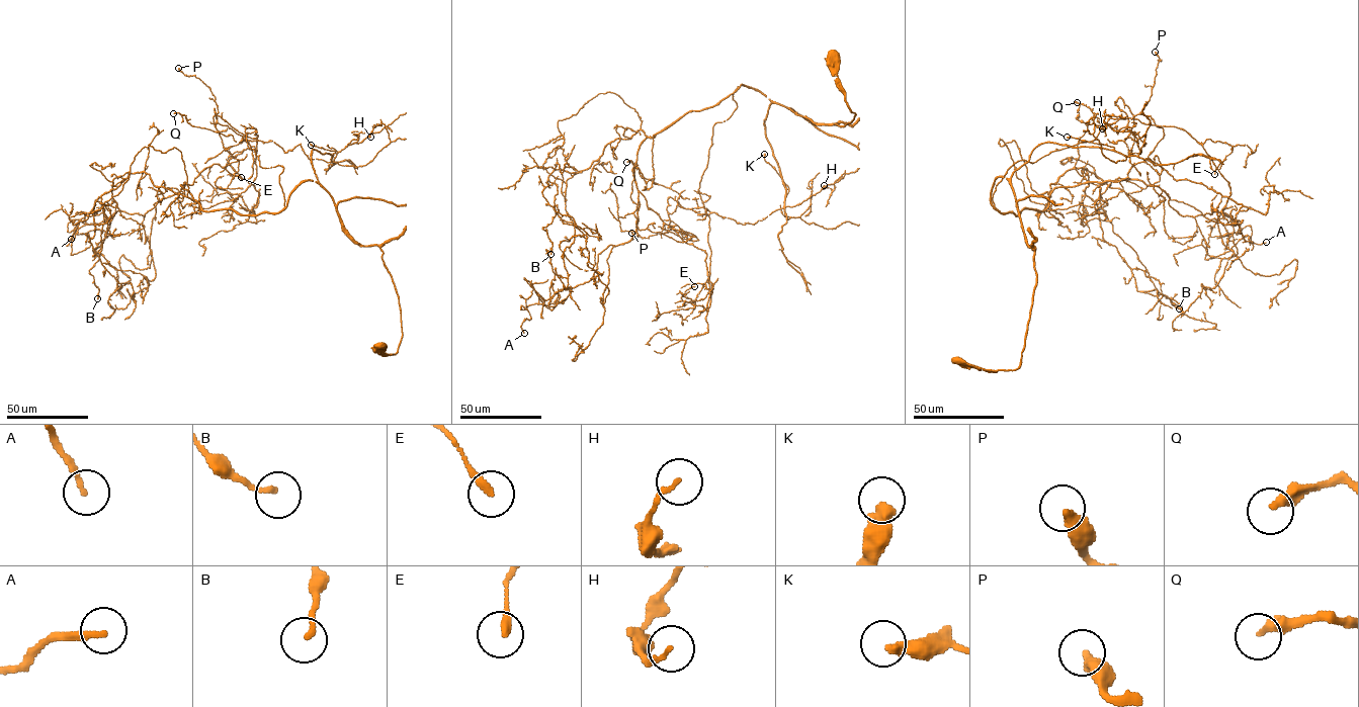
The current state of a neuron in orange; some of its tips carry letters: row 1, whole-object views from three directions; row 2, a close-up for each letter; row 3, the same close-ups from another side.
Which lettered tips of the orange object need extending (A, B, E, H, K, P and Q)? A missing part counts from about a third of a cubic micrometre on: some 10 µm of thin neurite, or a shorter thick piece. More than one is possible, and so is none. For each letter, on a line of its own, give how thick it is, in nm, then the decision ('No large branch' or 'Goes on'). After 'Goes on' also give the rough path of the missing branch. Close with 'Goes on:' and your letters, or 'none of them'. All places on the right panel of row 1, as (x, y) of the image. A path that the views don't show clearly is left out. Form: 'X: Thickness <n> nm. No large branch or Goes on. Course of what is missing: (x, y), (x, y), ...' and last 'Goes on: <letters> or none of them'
A: Thickness 200 nm. No large branch
B: Thickness 170 nm. No large branch
E: Thickness 260 nm. No large branch
H: Thickness 150 nm. No large branch
K: Thickness 360 nm. No large branch
P: Thickness 400 nm. No large branch
Q: Thickness 320 nm. No large branch
Goes on: none of them

